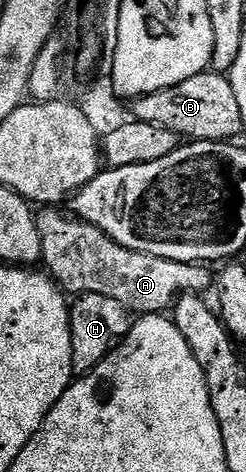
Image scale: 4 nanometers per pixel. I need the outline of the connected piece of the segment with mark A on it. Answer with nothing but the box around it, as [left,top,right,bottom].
[36,208,215,316]

